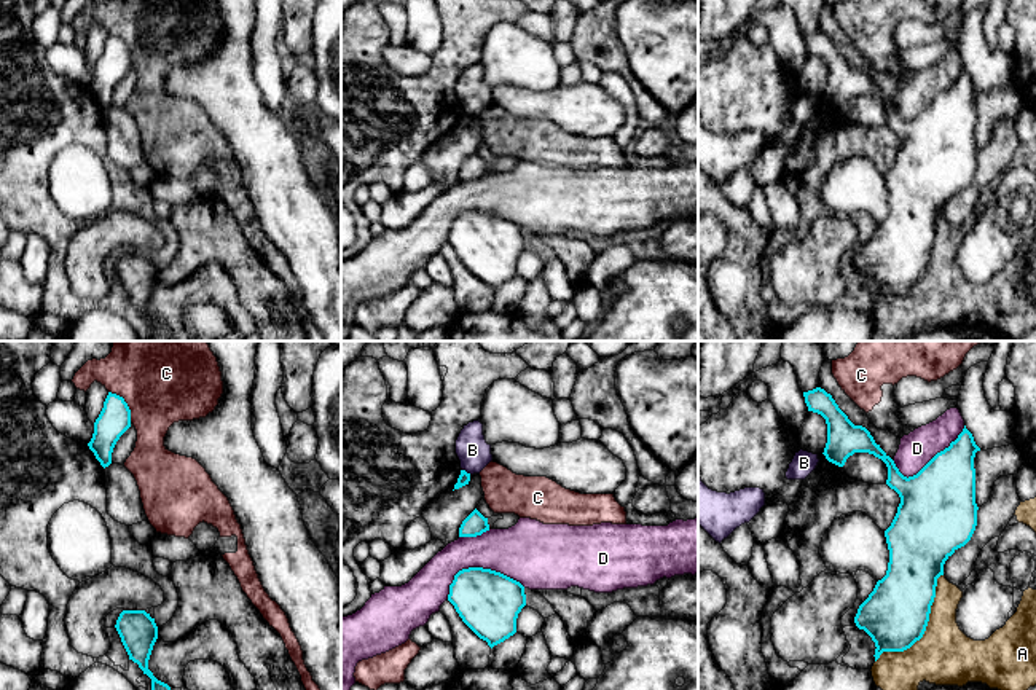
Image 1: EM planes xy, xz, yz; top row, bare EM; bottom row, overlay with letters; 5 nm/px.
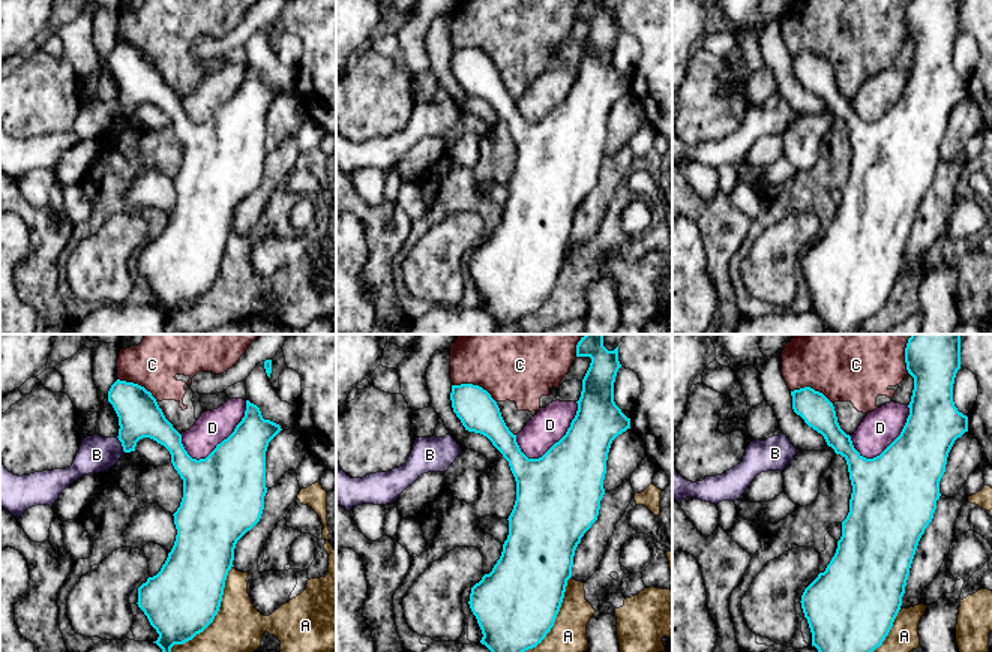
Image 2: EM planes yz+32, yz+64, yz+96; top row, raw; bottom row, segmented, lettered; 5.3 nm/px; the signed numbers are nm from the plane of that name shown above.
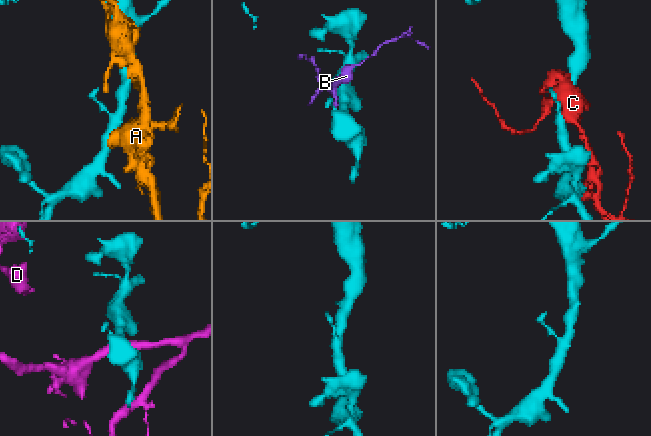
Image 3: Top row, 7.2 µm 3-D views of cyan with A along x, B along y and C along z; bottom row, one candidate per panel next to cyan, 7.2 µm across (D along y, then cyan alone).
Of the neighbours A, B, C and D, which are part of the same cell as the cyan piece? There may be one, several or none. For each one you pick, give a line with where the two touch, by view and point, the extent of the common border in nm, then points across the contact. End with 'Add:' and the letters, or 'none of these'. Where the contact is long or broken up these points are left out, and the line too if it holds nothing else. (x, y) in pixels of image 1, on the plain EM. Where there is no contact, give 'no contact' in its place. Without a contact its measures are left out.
Add: none of these

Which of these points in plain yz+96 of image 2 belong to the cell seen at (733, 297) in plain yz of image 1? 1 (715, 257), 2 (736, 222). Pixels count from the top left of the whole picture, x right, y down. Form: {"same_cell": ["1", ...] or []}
{"same_cell": ["1", "2"]}

